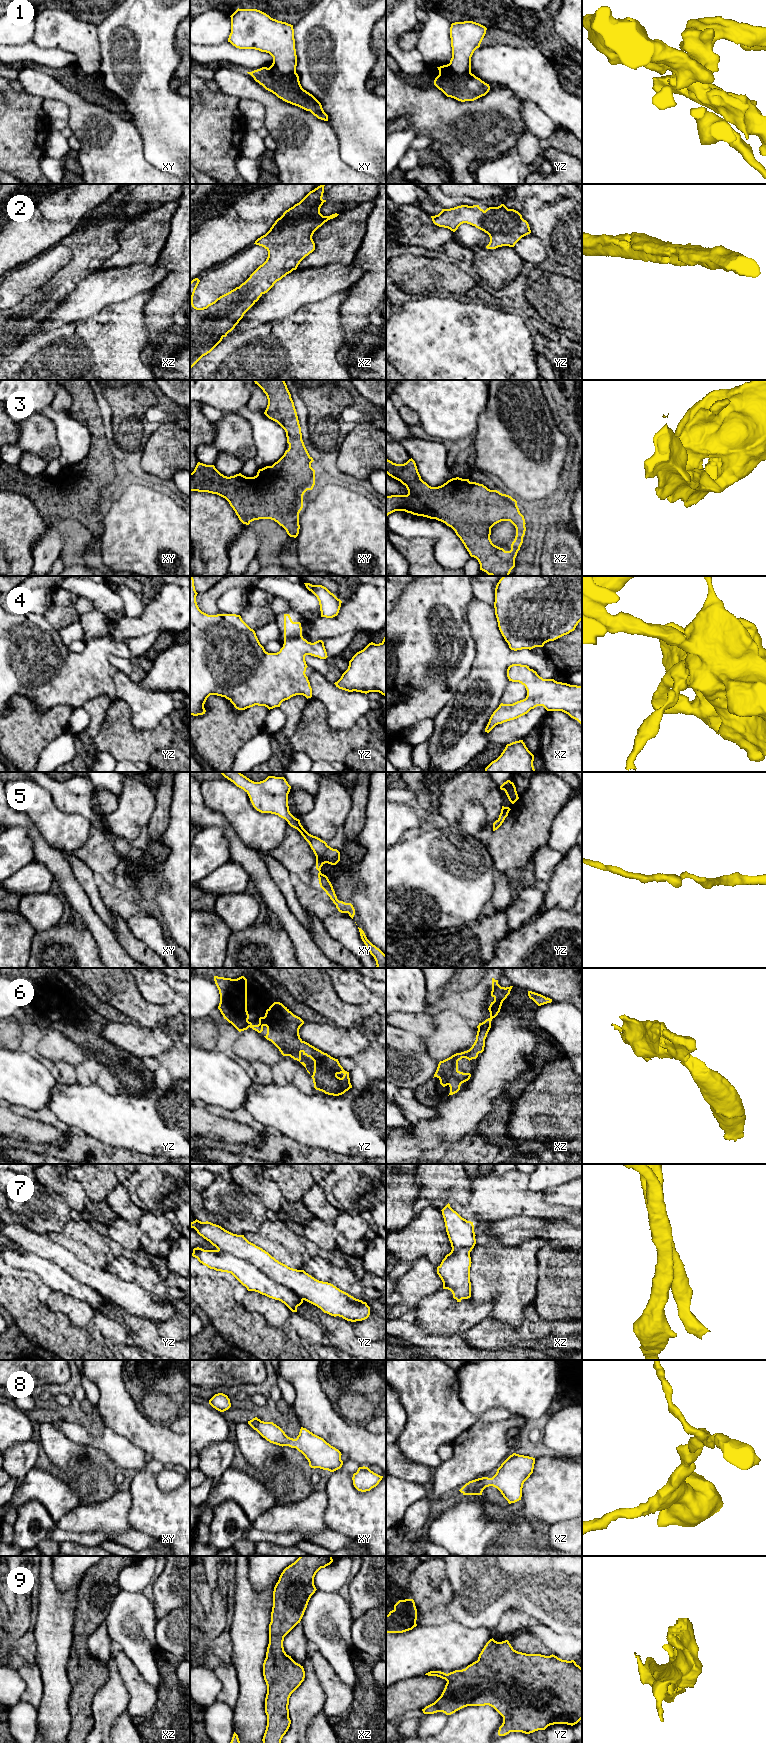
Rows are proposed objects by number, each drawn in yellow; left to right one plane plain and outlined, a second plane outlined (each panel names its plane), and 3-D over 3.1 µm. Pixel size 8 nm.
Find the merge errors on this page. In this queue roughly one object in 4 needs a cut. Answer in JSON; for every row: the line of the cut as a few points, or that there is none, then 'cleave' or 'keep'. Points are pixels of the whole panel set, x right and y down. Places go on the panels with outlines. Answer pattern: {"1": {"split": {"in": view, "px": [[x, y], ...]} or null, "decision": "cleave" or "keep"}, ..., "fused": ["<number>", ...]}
{"1": {"split": {"in": "xy", "px": [[272, 64], [281, 73], [295, 72]]}, "decision": "cleave"}, "2": {"split": null, "decision": "keep"}, "3": {"split": null, "decision": "keep"}, "4": {"split": null, "decision": "keep"}, "5": {"split": null, "decision": "keep"}, "6": {"split": null, "decision": "keep"}, "7": {"split": null, "decision": "keep"}, "8": {"split": null, "decision": "keep"}, "9": {"split": null, "decision": "keep"}, "fused": ["1"]}

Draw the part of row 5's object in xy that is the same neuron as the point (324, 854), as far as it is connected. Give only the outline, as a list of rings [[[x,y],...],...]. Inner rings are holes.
[[[219,772],[225,778],[243,789],[249,796],[253,807],[261,813],[271,813],[285,819],[288,824],[297,829],[309,843],[316,856],[316,869],[319,871],[318,880],[320,887],[326,892],[336,908],[341,913],[348,913],[353,919],[355,909],[351,903],[339,901],[328,877],[321,873],[325,864],[336,865],[340,861],[340,852],[327,845],[320,838],[309,834],[289,811],[288,794],[291,786],[284,777],[268,776],[265,780],[254,782],[240,772]]]

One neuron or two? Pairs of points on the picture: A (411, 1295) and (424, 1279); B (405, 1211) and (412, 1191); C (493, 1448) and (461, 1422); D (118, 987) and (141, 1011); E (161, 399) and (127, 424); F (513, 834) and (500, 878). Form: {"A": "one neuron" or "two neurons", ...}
{"A": "one neuron", "B": "one neuron", "C": "two neurons", "D": "one neuron", "E": "one neuron", "F": "two neurons"}

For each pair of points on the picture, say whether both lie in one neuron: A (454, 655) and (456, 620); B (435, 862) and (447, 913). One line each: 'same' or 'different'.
A: same
B: same

